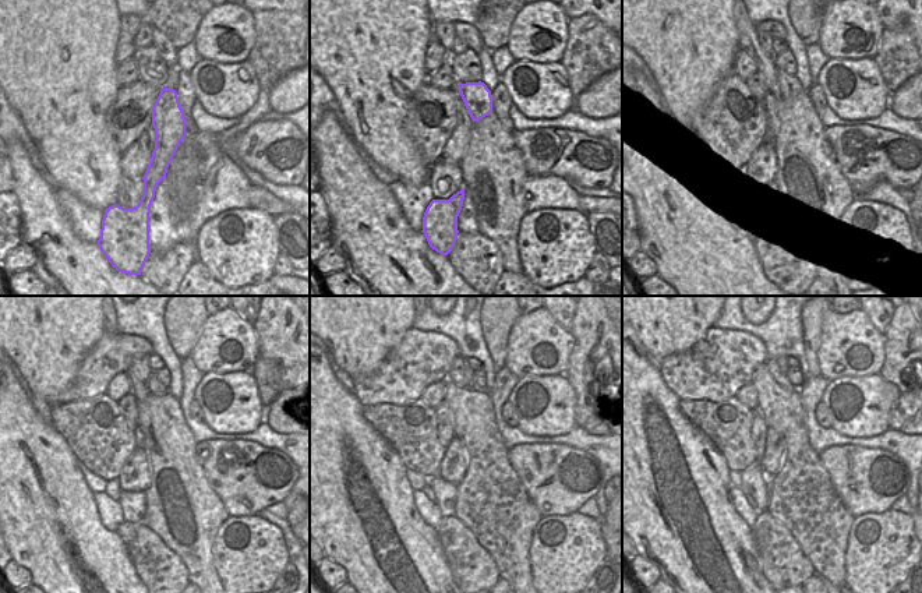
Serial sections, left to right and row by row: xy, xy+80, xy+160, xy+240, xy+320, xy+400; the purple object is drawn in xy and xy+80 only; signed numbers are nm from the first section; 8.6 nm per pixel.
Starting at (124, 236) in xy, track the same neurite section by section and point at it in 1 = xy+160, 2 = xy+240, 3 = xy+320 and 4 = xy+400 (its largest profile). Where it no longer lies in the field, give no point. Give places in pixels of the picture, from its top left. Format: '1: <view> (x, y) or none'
1: xy+160 (790, 87)
2: xy+240 (154, 385)
3: xy+320 (470, 384)
4: xy+400 (781, 362)

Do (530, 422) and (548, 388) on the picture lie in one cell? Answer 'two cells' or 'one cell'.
one cell

